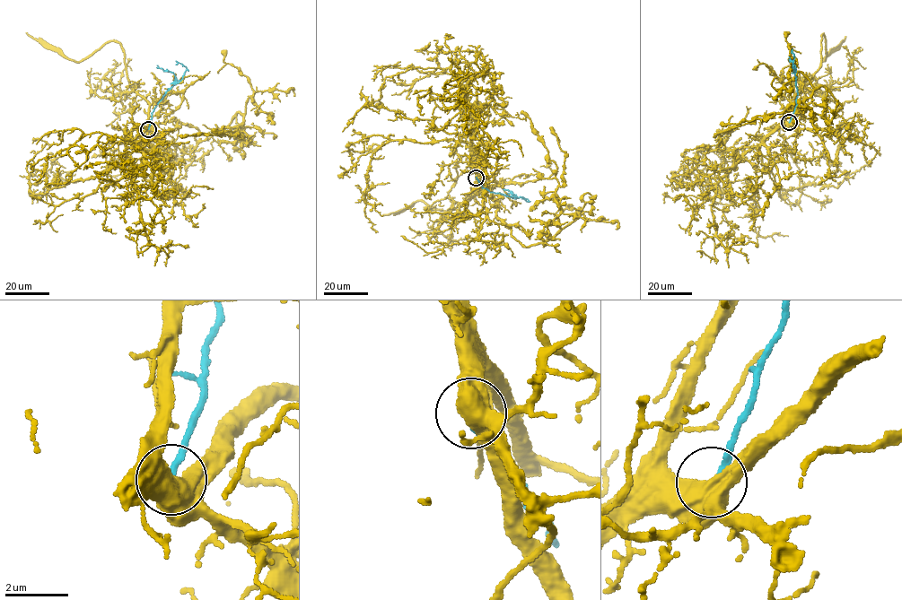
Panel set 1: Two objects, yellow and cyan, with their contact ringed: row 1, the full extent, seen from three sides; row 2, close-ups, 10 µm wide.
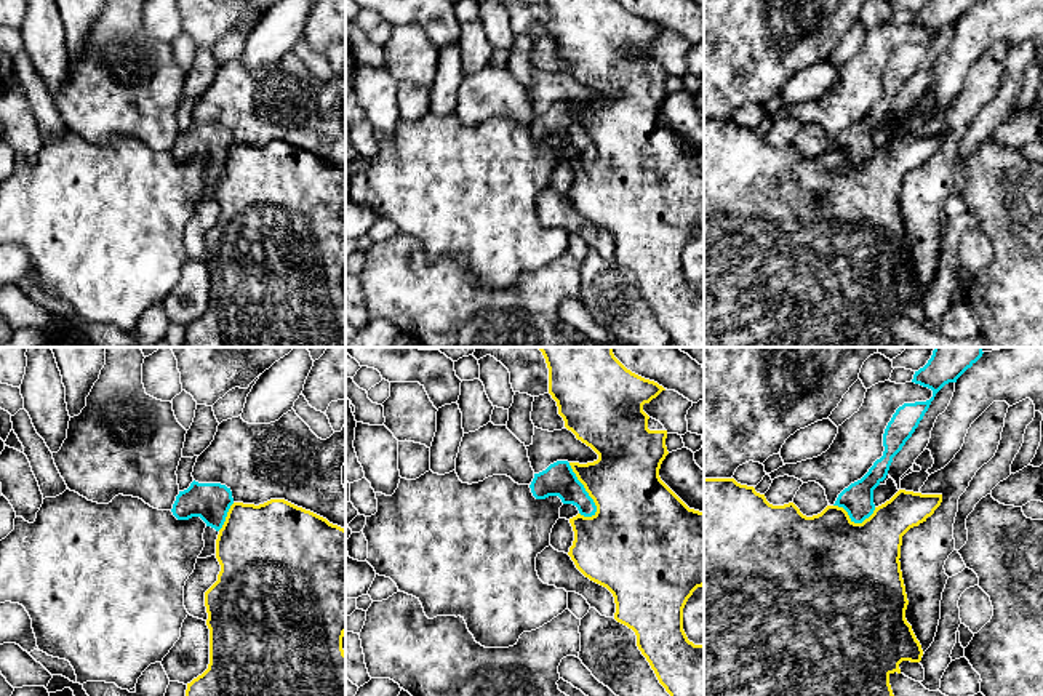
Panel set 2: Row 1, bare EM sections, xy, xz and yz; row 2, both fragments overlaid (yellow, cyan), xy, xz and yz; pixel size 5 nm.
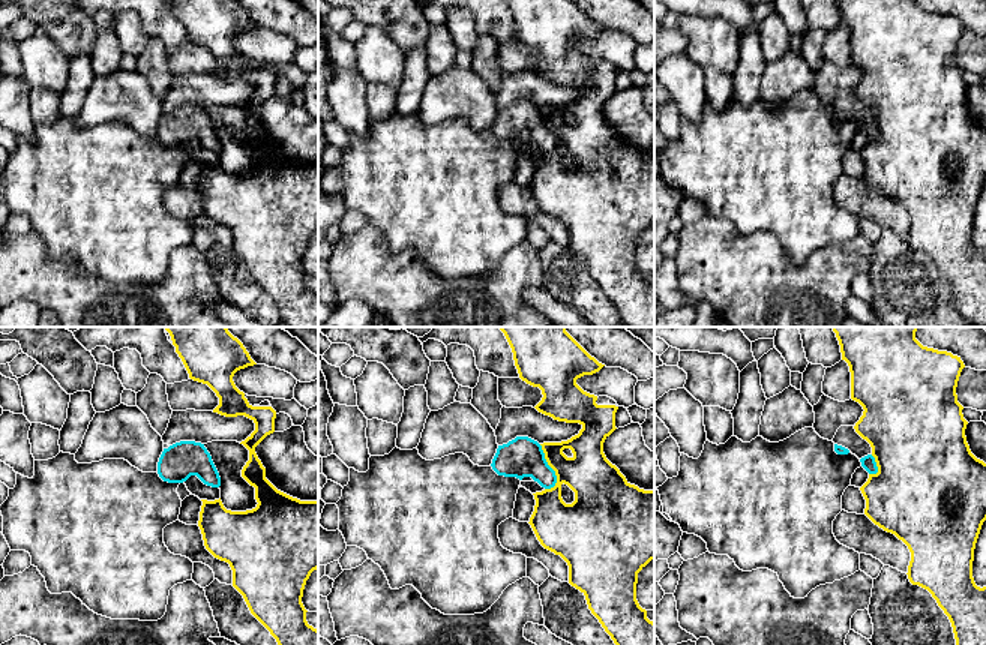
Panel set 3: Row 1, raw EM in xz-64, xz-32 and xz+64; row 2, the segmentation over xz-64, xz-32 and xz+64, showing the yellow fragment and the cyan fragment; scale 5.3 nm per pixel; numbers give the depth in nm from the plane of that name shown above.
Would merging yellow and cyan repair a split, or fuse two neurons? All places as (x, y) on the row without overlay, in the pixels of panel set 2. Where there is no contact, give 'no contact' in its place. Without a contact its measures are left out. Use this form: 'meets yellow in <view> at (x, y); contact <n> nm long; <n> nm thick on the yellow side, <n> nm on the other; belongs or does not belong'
meets yellow in xz at (586, 132); contact 300 nm long; 360 nm thick on the yellow side, 160 nm on the other; does not belong

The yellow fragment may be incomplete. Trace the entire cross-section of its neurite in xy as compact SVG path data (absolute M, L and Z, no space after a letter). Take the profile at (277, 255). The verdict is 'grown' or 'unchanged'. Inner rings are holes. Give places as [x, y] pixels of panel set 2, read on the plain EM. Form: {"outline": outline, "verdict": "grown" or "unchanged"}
{"outline": "M285 141L264 146L234 144L216 181L216 200L221 206L218 222L205 234L210 270L208 310L187 325L184 347L346 347L346 171L326 160Z", "verdict": "unchanged"}

